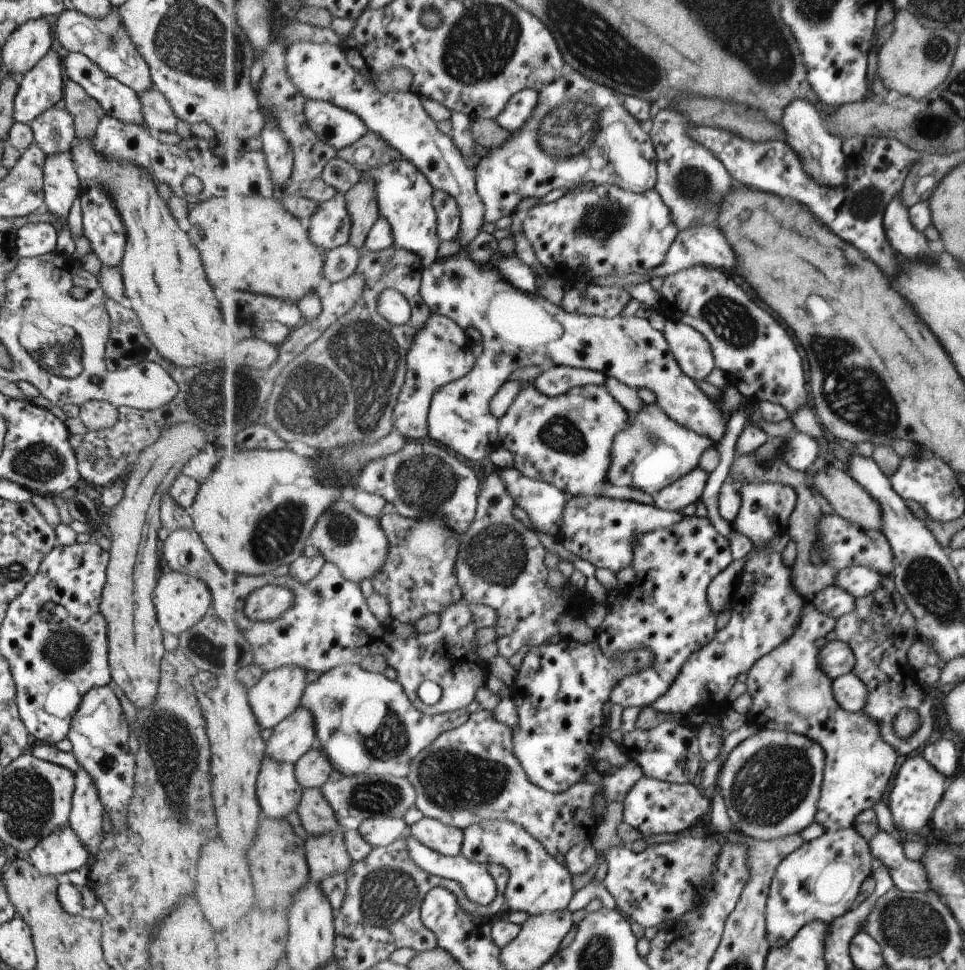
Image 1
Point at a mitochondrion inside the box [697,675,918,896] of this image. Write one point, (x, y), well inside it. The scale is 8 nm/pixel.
(770, 785)

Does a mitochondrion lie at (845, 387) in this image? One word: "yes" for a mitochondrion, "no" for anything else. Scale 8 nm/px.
yes

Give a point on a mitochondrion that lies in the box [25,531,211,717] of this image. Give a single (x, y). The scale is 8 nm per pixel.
(70, 659)

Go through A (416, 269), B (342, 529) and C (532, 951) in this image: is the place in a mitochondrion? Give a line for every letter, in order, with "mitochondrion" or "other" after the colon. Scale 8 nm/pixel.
A: other
B: mitochondrion
C: other

